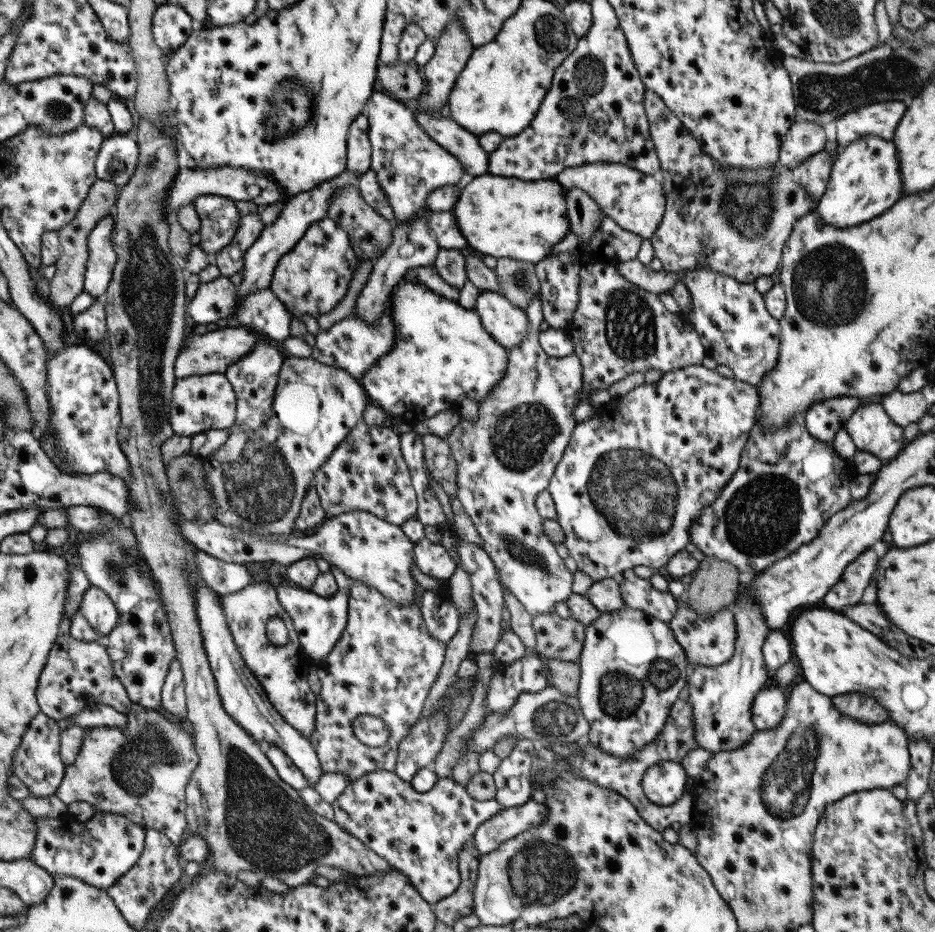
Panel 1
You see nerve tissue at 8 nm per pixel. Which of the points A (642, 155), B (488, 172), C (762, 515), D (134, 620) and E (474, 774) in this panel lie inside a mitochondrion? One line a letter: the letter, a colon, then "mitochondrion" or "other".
A: other
B: other
C: mitochondrion
D: other
E: other

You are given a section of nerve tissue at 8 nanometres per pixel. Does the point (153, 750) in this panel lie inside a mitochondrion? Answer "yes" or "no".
yes

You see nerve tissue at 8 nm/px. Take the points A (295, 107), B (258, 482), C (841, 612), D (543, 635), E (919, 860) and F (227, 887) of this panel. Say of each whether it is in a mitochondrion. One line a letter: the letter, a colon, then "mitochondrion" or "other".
A: mitochondrion
B: mitochondrion
C: other
D: other
E: other
F: other

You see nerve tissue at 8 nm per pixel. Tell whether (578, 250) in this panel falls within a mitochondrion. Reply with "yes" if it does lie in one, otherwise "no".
no

